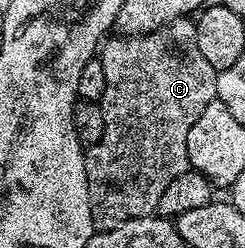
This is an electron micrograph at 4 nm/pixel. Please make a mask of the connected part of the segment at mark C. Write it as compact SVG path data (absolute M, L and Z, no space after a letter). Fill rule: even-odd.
M194 18L174 19L169 21L169 25L161 25L161 29L153 29L144 35L119 33L116 36L116 39L108 38L102 44L97 55L105 69L105 93L101 100L103 116L105 117L105 133L101 133L101 141L97 141L93 146L86 148L83 157L87 184L89 185L89 209L93 213L93 225L96 231L107 231L125 221L133 221L146 215L156 214L157 201L161 201L161 193L165 193L165 188L176 177L181 177L181 173L189 170L189 149L187 146L189 145L189 129L193 125L193 121L197 121L197 117L201 117L201 113L205 113L205 109L210 103L216 102L217 72L213 69L213 65L209 65L209 61L205 61L201 49L197 49L197 29Z

